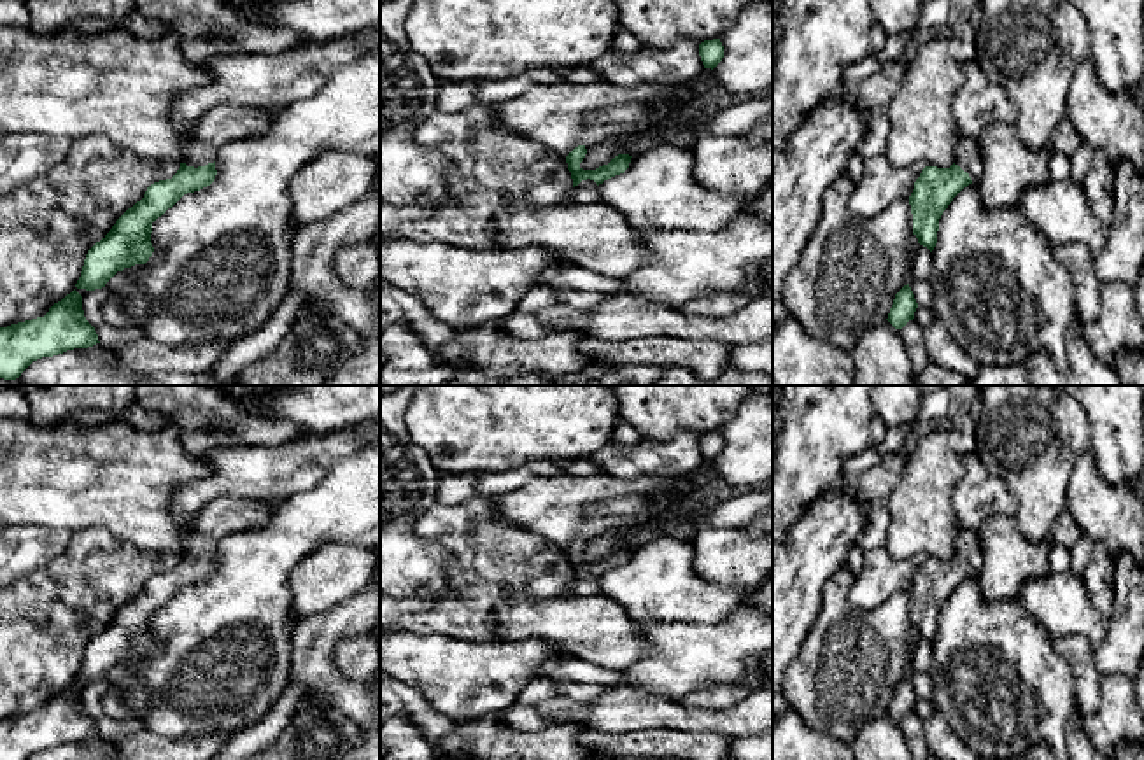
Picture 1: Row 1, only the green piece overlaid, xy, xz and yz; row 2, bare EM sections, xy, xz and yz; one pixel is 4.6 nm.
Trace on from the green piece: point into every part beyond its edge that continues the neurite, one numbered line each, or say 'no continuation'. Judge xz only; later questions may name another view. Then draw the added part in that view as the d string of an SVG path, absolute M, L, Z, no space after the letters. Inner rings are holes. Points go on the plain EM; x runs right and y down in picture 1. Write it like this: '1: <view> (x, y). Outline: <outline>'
1: xz (587, 584). Outline: M587 571L573 580L573 587L569 588L571 595L592 595L599 592L599 578Z

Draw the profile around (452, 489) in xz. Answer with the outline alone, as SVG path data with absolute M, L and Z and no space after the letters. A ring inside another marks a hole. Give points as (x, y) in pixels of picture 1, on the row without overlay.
M531 461L520 468L484 473L475 471L468 475L441 473L438 482L438 501L447 504L459 504L477 497L494 497L515 490L534 476L566 475L554 461Z

